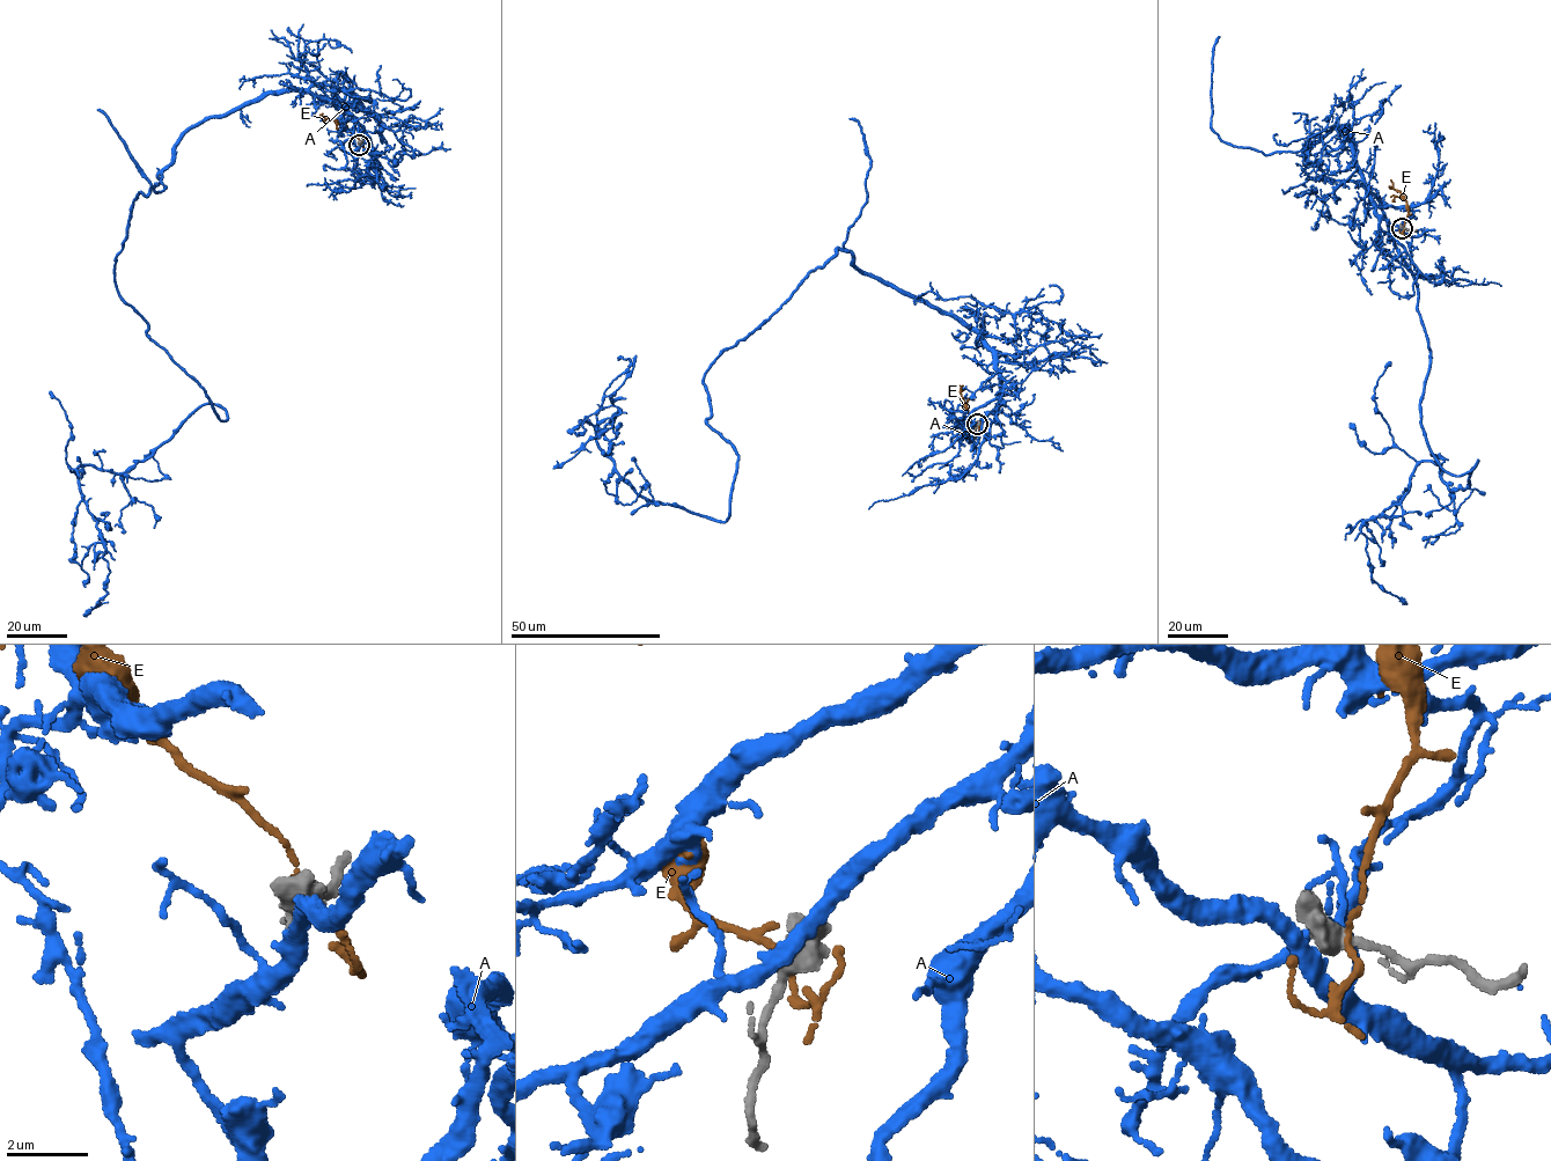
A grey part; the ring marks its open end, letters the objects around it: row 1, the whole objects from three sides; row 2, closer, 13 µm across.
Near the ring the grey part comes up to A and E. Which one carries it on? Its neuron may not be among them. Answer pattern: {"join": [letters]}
{"join": ["A"]}

